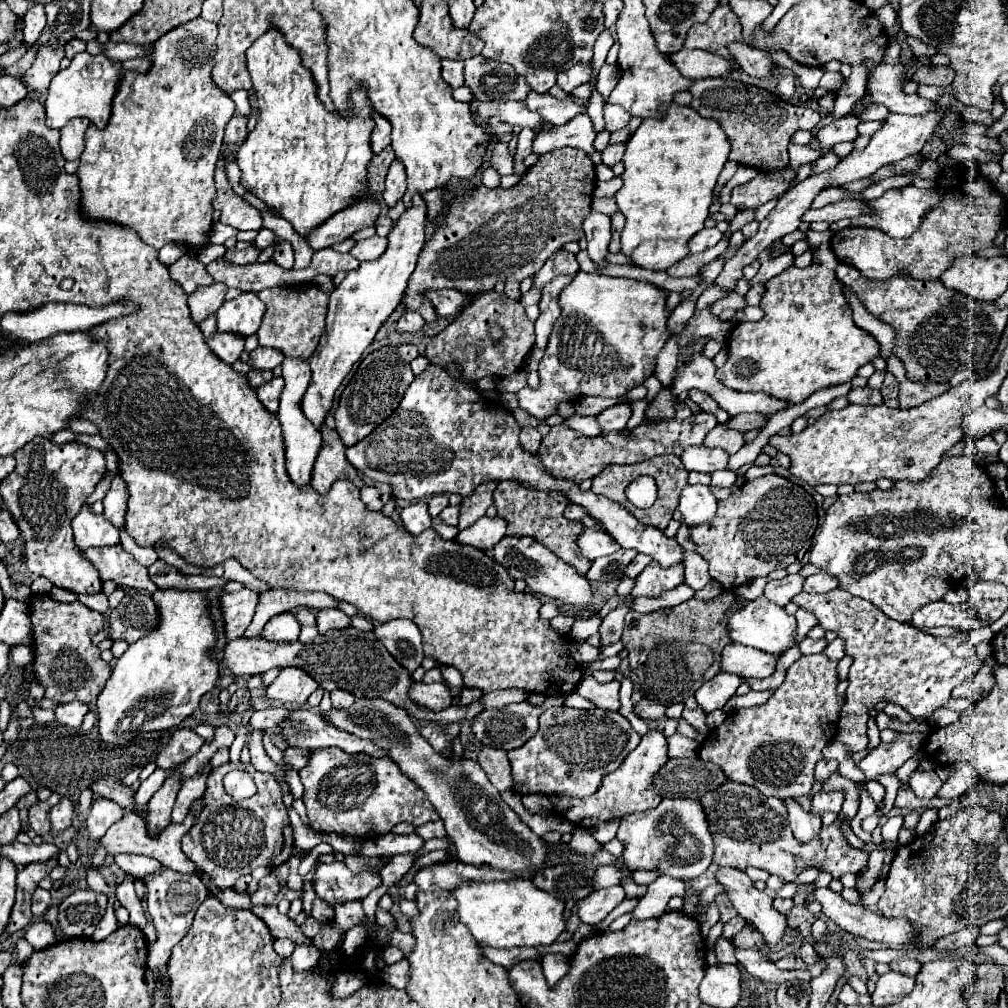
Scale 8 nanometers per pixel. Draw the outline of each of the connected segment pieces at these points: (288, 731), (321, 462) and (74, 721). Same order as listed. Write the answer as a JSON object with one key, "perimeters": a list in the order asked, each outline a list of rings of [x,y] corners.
{"perimeters":[[[[294,708],[290,714],[278,724],[276,728],[278,736],[286,740],[286,746],[296,746],[304,750],[316,750],[316,748],[328,748],[338,746],[350,754],[366,752],[374,756],[384,756],[380,748],[374,746],[370,740],[360,740],[354,734],[336,728],[330,724],[324,716],[312,714],[308,708]]],[[[326,424],[320,428],[320,432],[322,432],[322,446],[312,470],[312,480],[310,480],[312,488],[324,492],[326,488],[332,486],[332,482],[340,478],[350,478],[358,482],[358,472],[352,464],[348,464],[344,454],[346,446],[342,444],[338,432],[328,428]]],[[[68,702],[68,704],[60,704],[54,712],[56,712],[56,722],[60,722],[62,726],[80,728],[82,718],[88,712],[88,706],[82,702]]]]}

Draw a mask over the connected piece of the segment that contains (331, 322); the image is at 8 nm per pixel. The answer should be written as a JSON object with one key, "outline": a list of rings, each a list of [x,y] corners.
{"outline":[[[414,194],[412,206],[406,208],[406,212],[392,224],[386,252],[378,260],[360,262],[360,266],[356,270],[350,270],[344,282],[330,296],[326,334],[322,336],[316,352],[310,358],[312,382],[308,384],[308,390],[302,398],[302,410],[316,428],[324,424],[324,418],[330,412],[334,400],[334,392],[338,390],[354,362],[372,344],[378,328],[402,302],[408,278],[414,272],[418,254],[426,242],[426,220],[426,202],[420,198],[420,194]]]}

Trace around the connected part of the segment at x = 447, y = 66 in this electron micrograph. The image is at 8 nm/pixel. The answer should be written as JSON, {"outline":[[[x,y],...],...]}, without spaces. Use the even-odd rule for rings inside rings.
{"outline":[[[442,60],[442,78],[446,80],[446,84],[456,90],[458,86],[464,84],[464,78],[462,78],[462,68],[464,68],[464,62],[456,62],[456,60]]]}

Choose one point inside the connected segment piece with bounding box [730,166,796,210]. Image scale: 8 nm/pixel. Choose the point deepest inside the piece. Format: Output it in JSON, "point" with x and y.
{"point":[765,186]}

